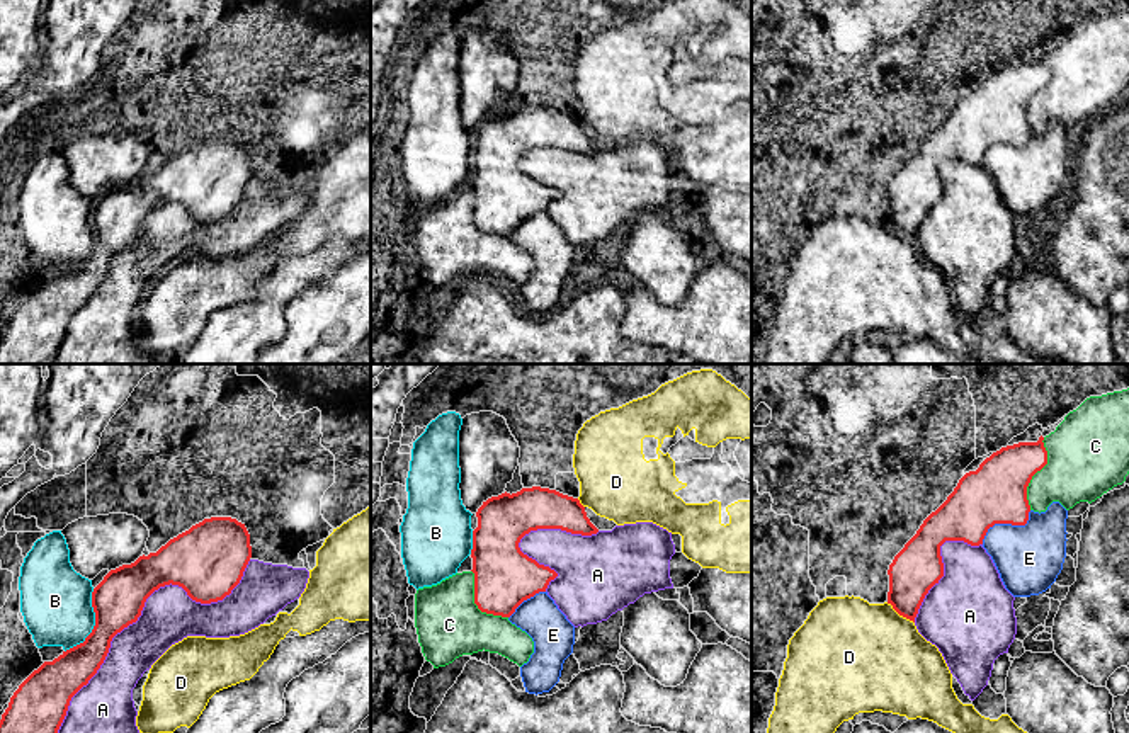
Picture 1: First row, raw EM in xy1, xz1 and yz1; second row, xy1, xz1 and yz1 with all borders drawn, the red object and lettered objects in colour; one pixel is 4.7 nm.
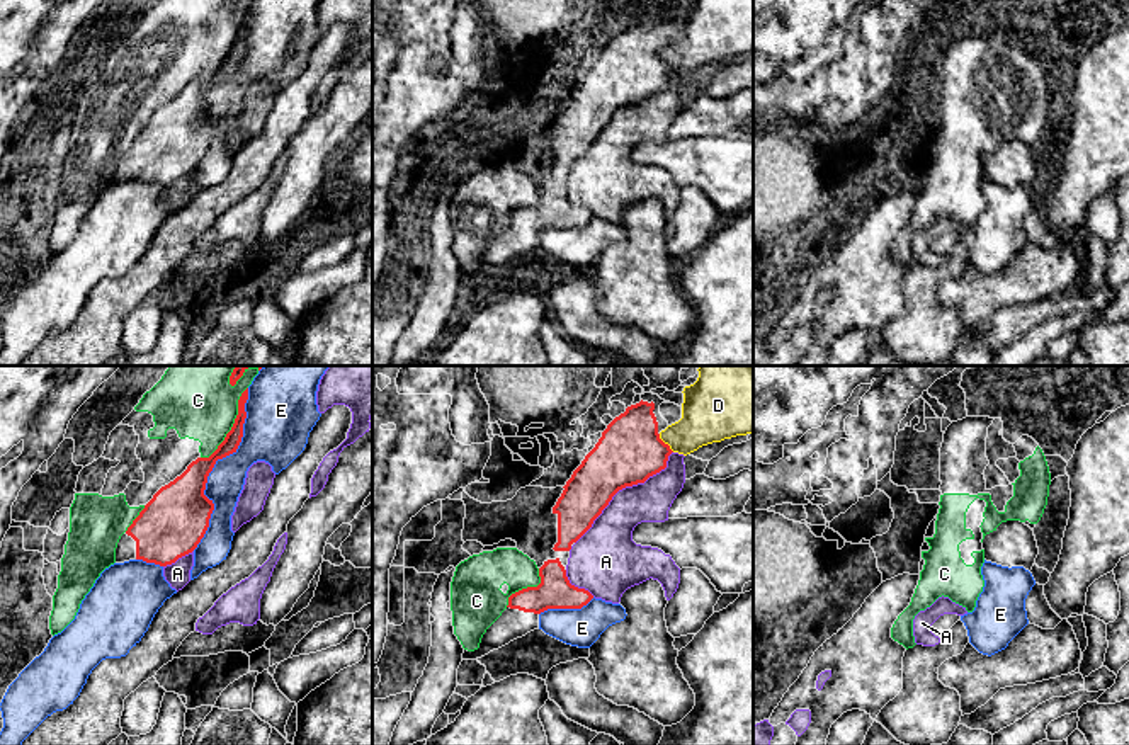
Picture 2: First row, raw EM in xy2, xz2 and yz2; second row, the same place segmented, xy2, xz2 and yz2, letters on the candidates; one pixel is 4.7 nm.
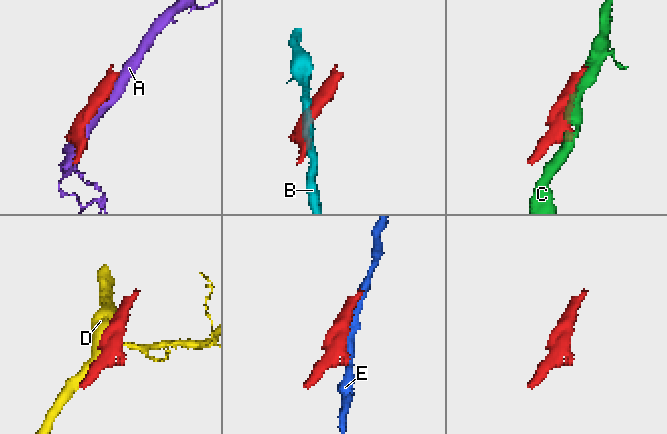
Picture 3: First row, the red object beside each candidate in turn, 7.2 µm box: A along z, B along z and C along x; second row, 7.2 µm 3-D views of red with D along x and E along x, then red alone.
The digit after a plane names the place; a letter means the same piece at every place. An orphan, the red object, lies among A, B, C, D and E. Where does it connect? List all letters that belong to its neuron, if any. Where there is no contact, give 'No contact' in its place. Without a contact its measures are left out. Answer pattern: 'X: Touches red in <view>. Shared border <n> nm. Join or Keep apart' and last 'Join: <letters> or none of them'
A: Touches red in xy1. Shared border 1200 nm. Keep apart
B: Touches red in xy1. Shared border 340 nm. Keep apart
C: Touches red in xy2. Shared border 400 nm. Keep apart
D: Touches red in yz1. Shared border 170 nm. Keep apart
E: Touches red in xy2. Shared border 800 nm. Keep apart
Join: none of them

